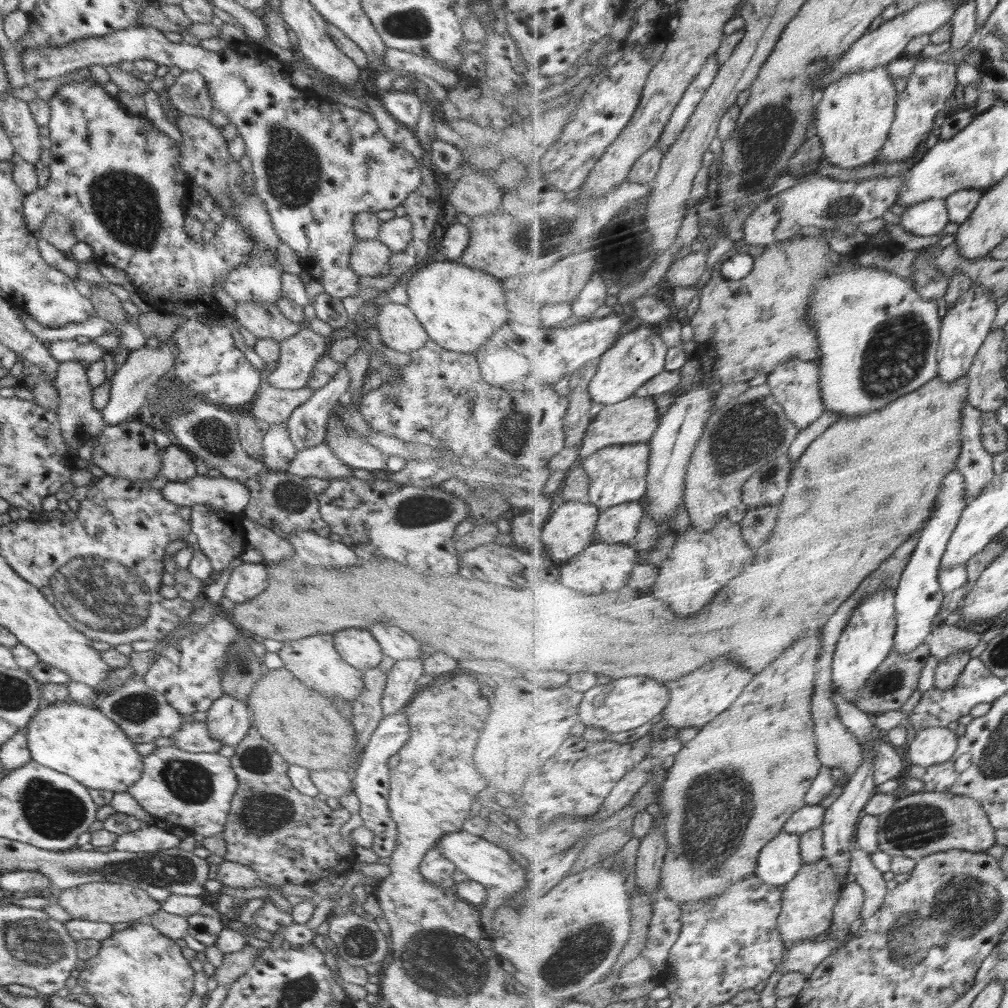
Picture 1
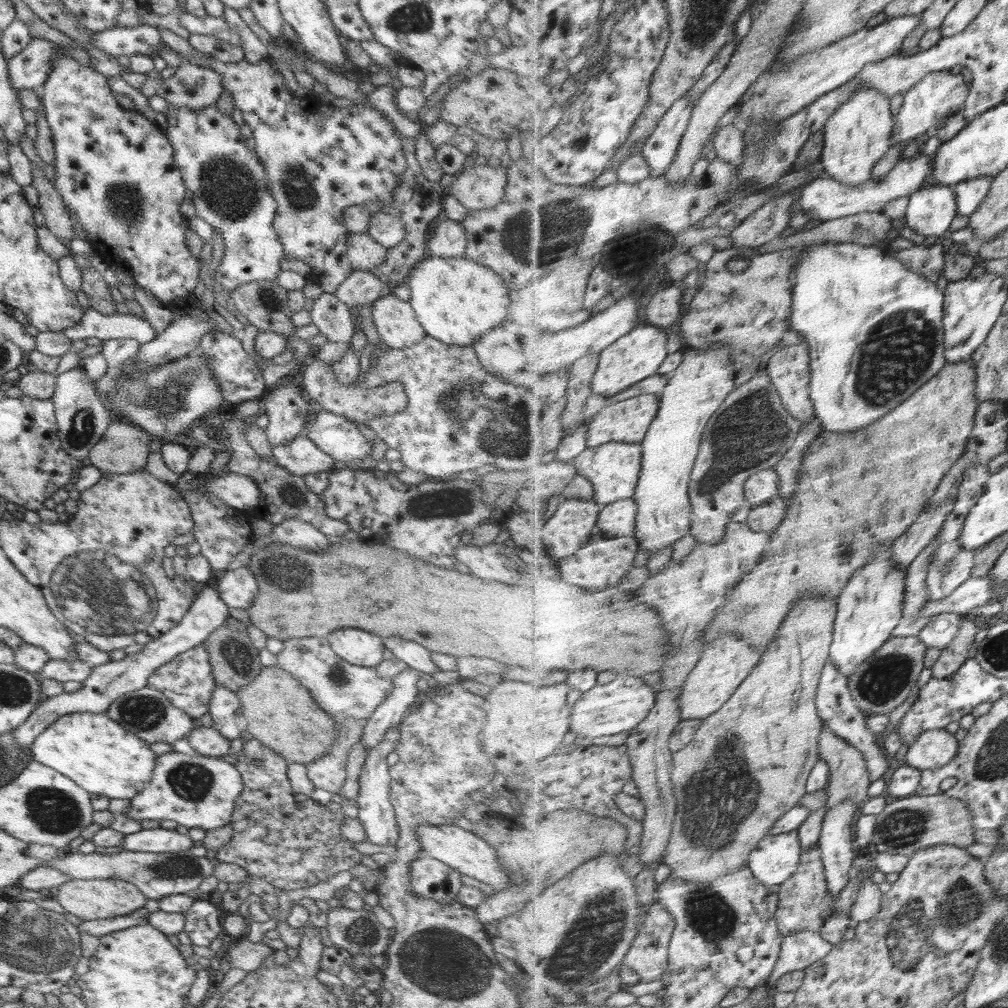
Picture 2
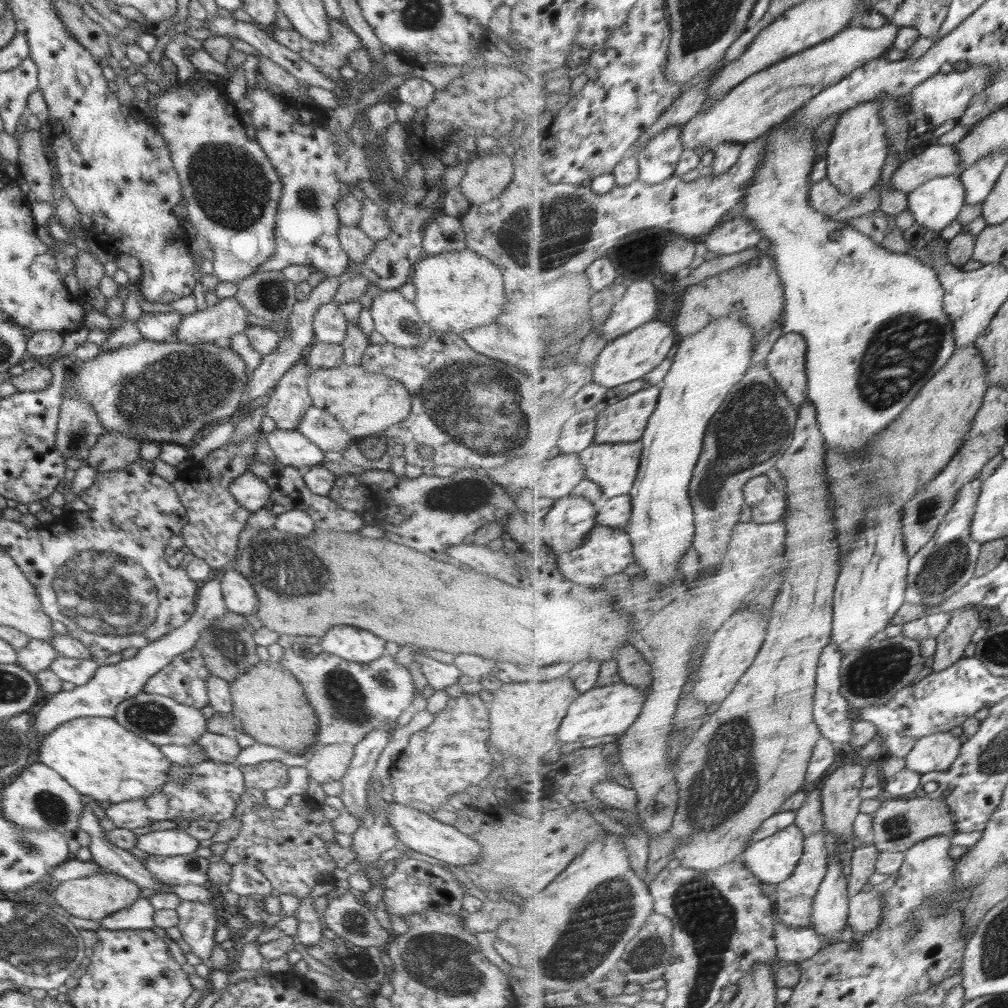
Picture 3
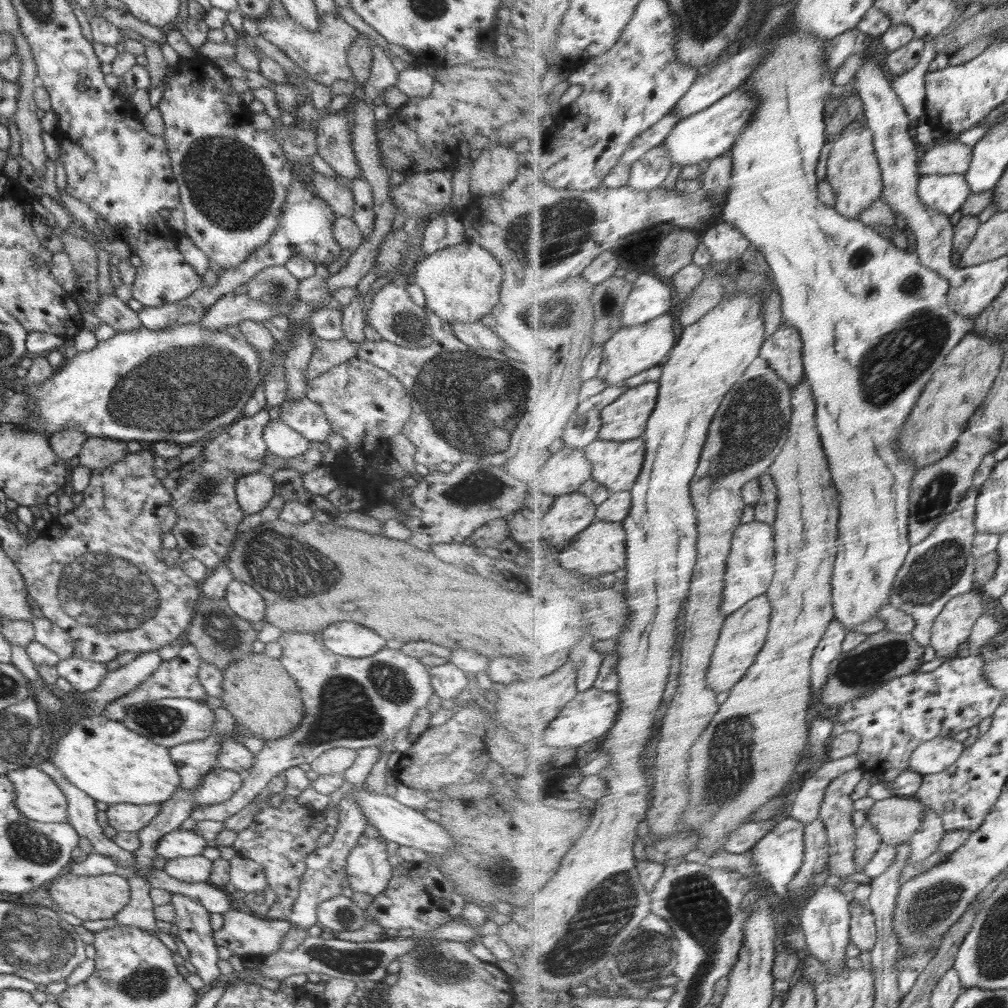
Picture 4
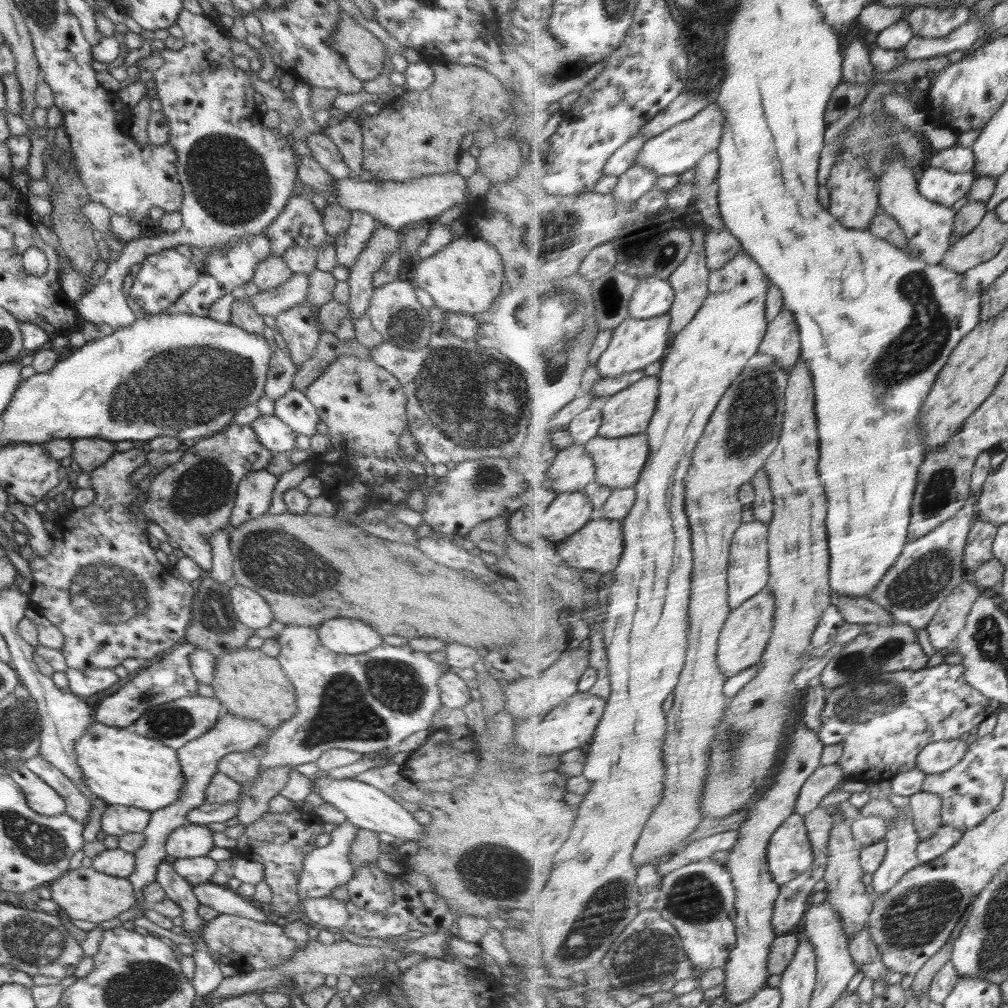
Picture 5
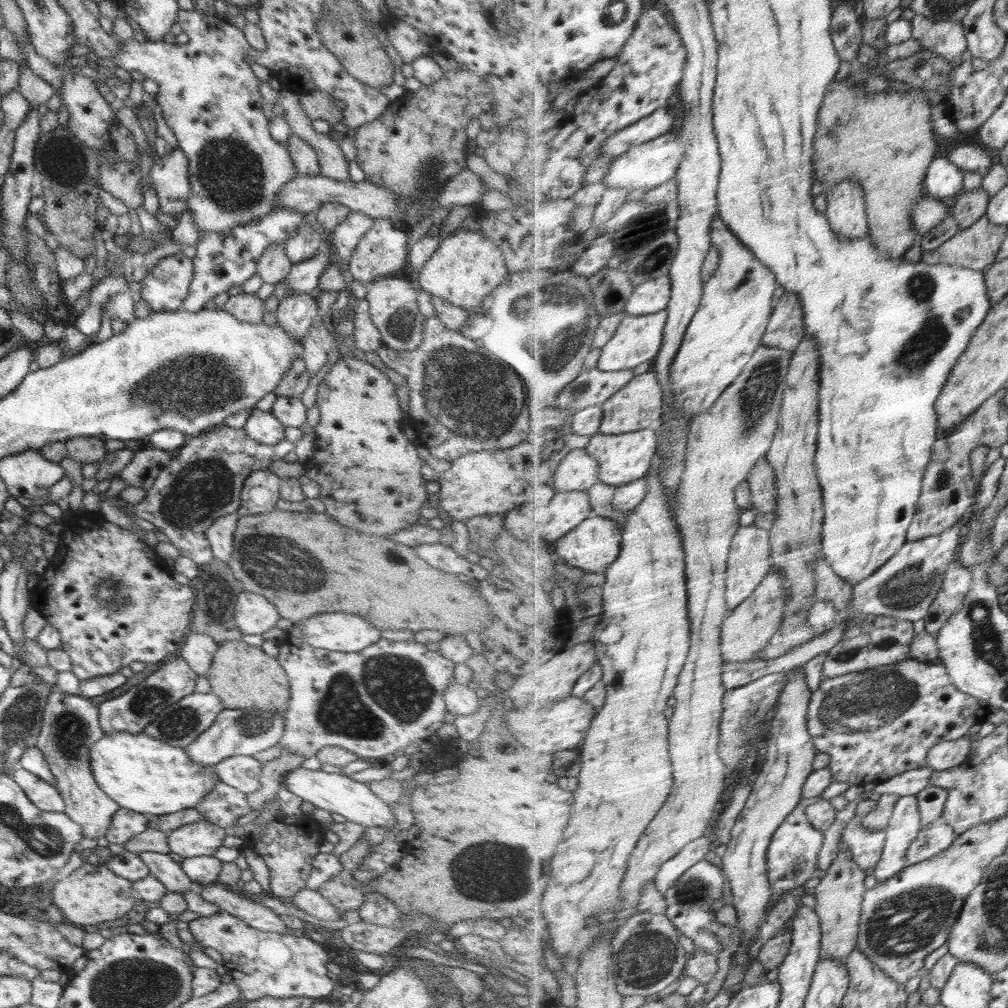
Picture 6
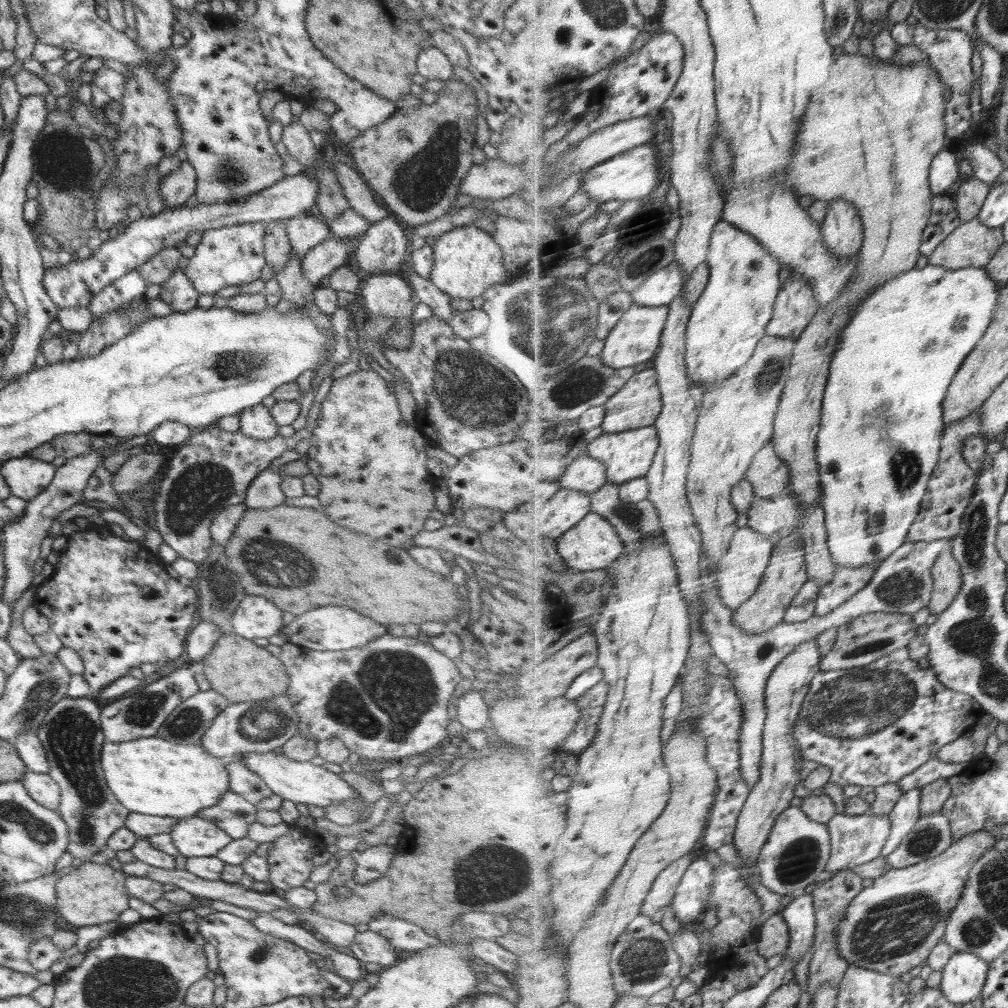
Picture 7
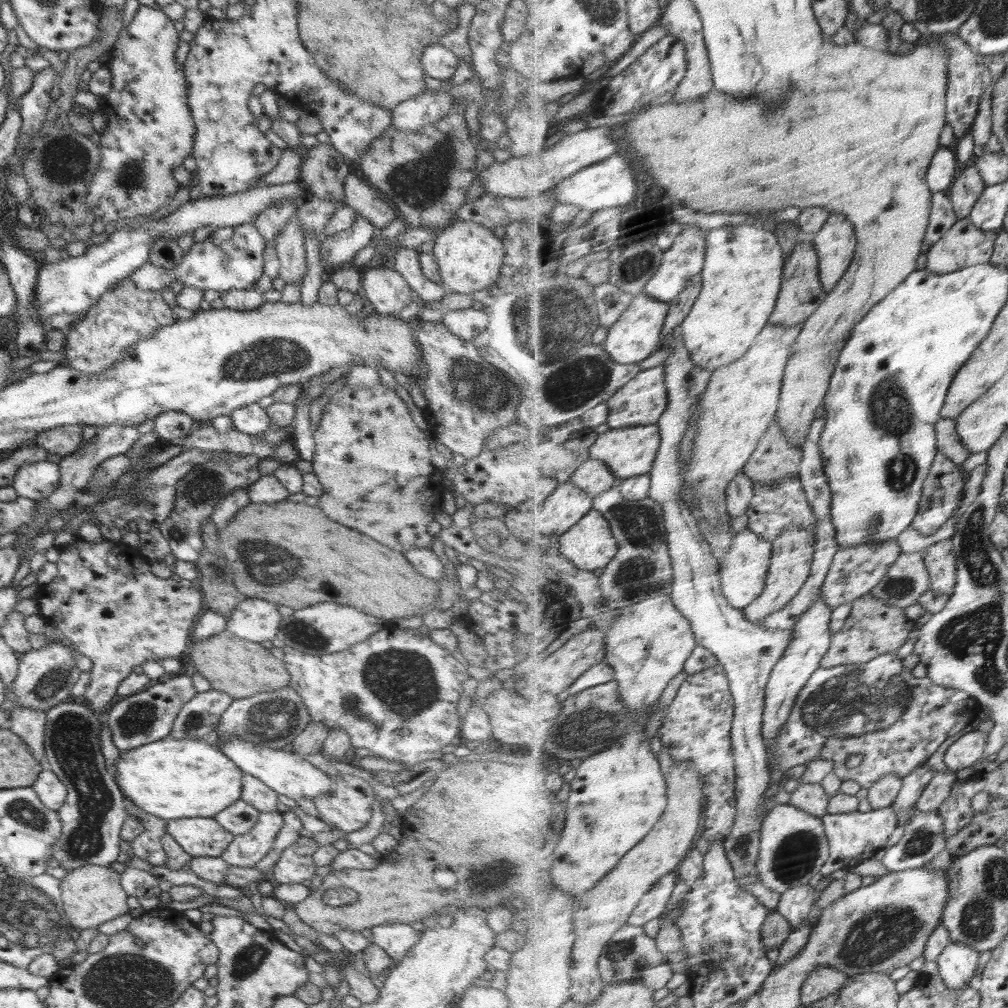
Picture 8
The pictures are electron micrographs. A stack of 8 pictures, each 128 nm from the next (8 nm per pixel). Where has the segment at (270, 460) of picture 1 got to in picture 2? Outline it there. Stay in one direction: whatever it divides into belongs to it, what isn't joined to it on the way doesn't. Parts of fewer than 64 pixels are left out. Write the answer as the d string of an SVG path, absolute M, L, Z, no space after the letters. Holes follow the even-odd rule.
M298 378L270 389L261 412L269 418L265 432L271 447L282 446L301 434L309 403Z

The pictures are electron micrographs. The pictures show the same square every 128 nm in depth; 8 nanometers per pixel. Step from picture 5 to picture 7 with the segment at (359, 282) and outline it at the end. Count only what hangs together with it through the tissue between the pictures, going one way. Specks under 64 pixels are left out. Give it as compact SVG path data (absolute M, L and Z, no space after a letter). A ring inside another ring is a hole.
M393 215L371 223L354 249L354 260L362 277L397 271L405 266L410 240L408 232L402 229Z

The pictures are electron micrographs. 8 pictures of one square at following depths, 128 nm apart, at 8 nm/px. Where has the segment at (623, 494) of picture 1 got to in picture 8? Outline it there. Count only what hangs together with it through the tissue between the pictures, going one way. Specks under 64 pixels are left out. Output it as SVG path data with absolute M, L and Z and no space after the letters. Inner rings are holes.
M658 423L638 425L626 429L610 428L599 436L591 448L592 458L606 461L614 470L616 477L628 479L652 472L663 445L663 432Z

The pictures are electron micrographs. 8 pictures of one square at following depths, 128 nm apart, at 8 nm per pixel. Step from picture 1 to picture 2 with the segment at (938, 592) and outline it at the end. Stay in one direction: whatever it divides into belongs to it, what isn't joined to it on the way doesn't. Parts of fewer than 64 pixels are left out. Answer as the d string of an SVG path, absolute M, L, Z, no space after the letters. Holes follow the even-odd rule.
M938 535L928 549L924 550L924 553L910 566L907 572L906 602L903 606L905 618L918 620L921 617L920 612L924 611L932 601L928 584L928 576L930 576L928 568L941 550L942 544L943 540Z

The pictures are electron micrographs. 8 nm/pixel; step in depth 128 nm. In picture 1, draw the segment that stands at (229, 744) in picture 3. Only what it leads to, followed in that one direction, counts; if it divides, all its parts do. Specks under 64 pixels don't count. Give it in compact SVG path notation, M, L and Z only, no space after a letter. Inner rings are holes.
M185 717L180 731L171 736L176 748L189 753L218 753L223 744L208 734L205 723Z

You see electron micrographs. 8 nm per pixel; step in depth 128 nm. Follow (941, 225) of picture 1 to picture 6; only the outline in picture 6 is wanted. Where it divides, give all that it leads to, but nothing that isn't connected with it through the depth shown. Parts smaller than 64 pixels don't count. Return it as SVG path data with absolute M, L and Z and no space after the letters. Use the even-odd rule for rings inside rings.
M948 156L936 158L925 182L927 196L953 203L964 192L964 172Z

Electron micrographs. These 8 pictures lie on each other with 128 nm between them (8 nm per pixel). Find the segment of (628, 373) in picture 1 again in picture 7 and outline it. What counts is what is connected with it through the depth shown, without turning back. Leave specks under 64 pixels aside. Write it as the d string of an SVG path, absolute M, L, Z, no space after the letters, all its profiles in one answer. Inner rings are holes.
M633 304L624 314L614 331L605 340L605 347L601 353L606 366L617 369L638 366L657 356L663 345L663 337L671 316L671 305L668 306L640 306Z

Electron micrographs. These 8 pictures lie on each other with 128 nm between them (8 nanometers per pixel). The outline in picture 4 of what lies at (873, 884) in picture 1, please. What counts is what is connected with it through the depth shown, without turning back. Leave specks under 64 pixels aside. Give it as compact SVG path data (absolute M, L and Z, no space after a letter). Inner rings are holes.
M868 901L852 906L851 940L860 950L872 950L879 939L876 915Z

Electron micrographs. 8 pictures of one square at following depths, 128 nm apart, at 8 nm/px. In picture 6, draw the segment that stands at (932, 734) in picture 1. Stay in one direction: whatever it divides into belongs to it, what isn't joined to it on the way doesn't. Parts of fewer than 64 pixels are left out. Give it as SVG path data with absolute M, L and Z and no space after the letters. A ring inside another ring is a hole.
M970 735L960 740L940 743L928 755L930 768L936 771L950 770L964 764L973 751L973 742Z

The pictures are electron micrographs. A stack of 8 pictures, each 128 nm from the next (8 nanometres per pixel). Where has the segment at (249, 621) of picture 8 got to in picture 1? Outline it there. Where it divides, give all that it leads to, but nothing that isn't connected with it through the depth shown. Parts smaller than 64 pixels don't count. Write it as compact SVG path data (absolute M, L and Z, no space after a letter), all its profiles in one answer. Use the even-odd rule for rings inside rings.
M246 562L230 573L223 596L235 604L248 603L269 587L270 575L261 563Z

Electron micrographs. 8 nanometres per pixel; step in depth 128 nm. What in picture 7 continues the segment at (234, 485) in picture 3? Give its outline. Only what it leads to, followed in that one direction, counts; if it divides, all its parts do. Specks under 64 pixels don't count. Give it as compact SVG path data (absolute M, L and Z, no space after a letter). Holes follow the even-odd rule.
M275 469L263 470L250 481L243 503L250 509L268 509L282 505L286 496L280 484L281 475Z

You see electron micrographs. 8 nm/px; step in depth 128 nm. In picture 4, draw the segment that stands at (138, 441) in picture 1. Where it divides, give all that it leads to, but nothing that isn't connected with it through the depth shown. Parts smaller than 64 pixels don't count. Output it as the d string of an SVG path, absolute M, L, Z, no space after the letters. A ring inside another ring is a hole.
M87 437L76 463L91 469L102 469L128 454L126 441L106 437Z

